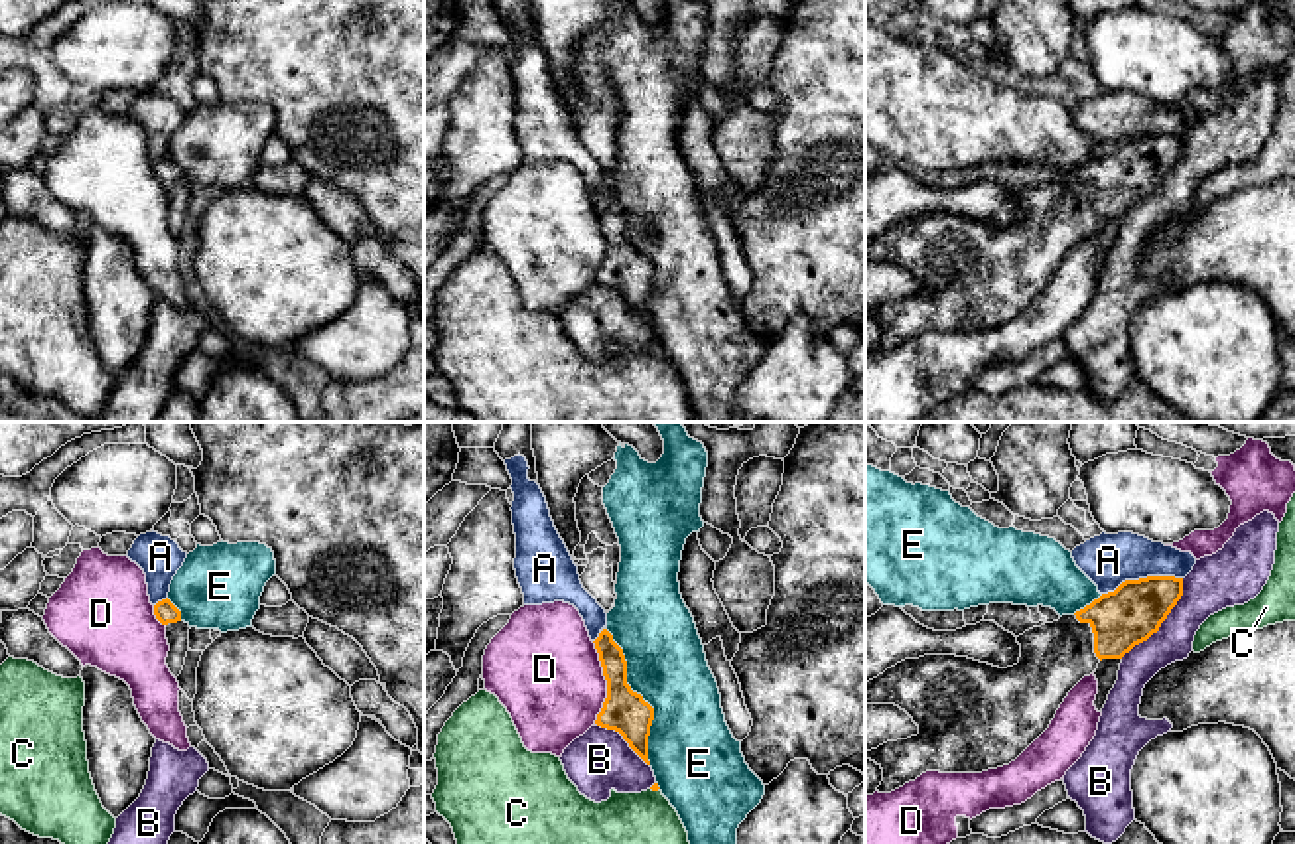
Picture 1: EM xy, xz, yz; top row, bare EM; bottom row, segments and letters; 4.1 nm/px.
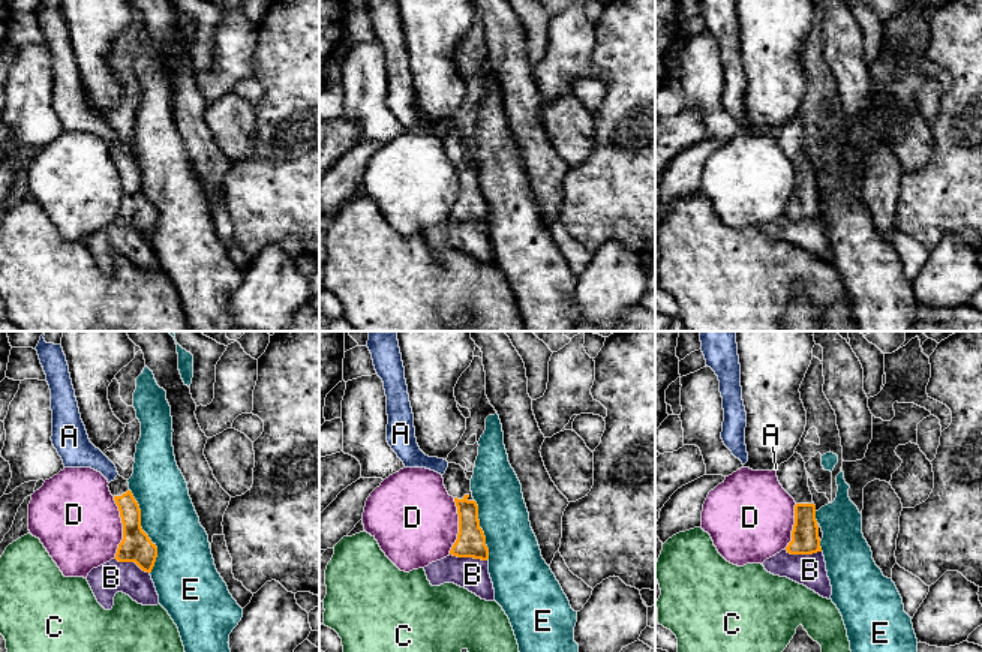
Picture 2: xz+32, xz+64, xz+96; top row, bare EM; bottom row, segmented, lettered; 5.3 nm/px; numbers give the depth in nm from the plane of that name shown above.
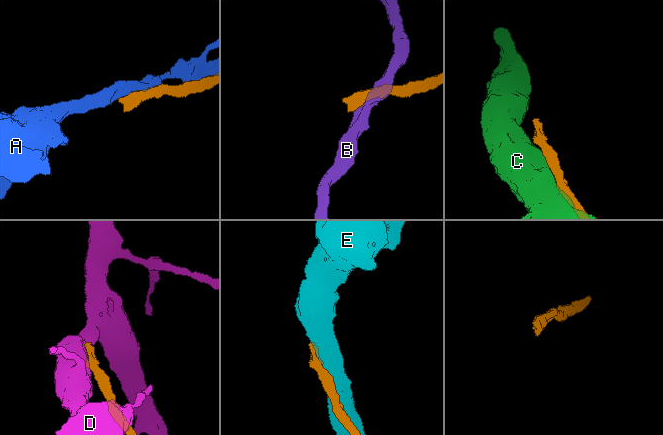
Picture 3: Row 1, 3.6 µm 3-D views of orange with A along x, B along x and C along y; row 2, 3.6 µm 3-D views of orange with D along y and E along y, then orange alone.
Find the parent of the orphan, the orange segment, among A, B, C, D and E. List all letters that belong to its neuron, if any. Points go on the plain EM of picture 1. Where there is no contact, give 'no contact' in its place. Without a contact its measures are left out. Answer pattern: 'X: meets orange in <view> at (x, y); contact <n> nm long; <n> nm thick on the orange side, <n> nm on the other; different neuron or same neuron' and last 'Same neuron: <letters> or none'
A: meets orange in yz at (1142, 137); contact 340 nm long; 240 nm thick on the orange side, 200 nm on the other; different neuron
B: meets orange in yz at (1161, 180); contact 420 nm long; 240 nm thick on the orange side, 220 nm on the other; different neuron
C: meets orange in xz at (655, 348); contact 40 nm long; 30 nm thick on the orange side, 440 nm on the other; different neuron
D: meets orange in xz at (608, 241); contact 340 nm long; 180 nm thick on the orange side, 440 nm on the other; different neuron
E: meets orange in xz at (641, 255); contact 600 nm long; 180 nm thick on the orange side, 320 nm on the other; different neuron
Same neuron: none

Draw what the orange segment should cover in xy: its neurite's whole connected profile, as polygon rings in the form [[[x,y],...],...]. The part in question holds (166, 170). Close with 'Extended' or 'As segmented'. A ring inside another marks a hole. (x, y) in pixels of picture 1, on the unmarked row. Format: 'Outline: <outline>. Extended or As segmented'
Outline: [[[166,156],[154,164],[156,177],[166,185],[166,197],[170,203],[166,223],[177,237],[183,229],[189,209],[189,181],[181,177],[181,170]]]. Extended

